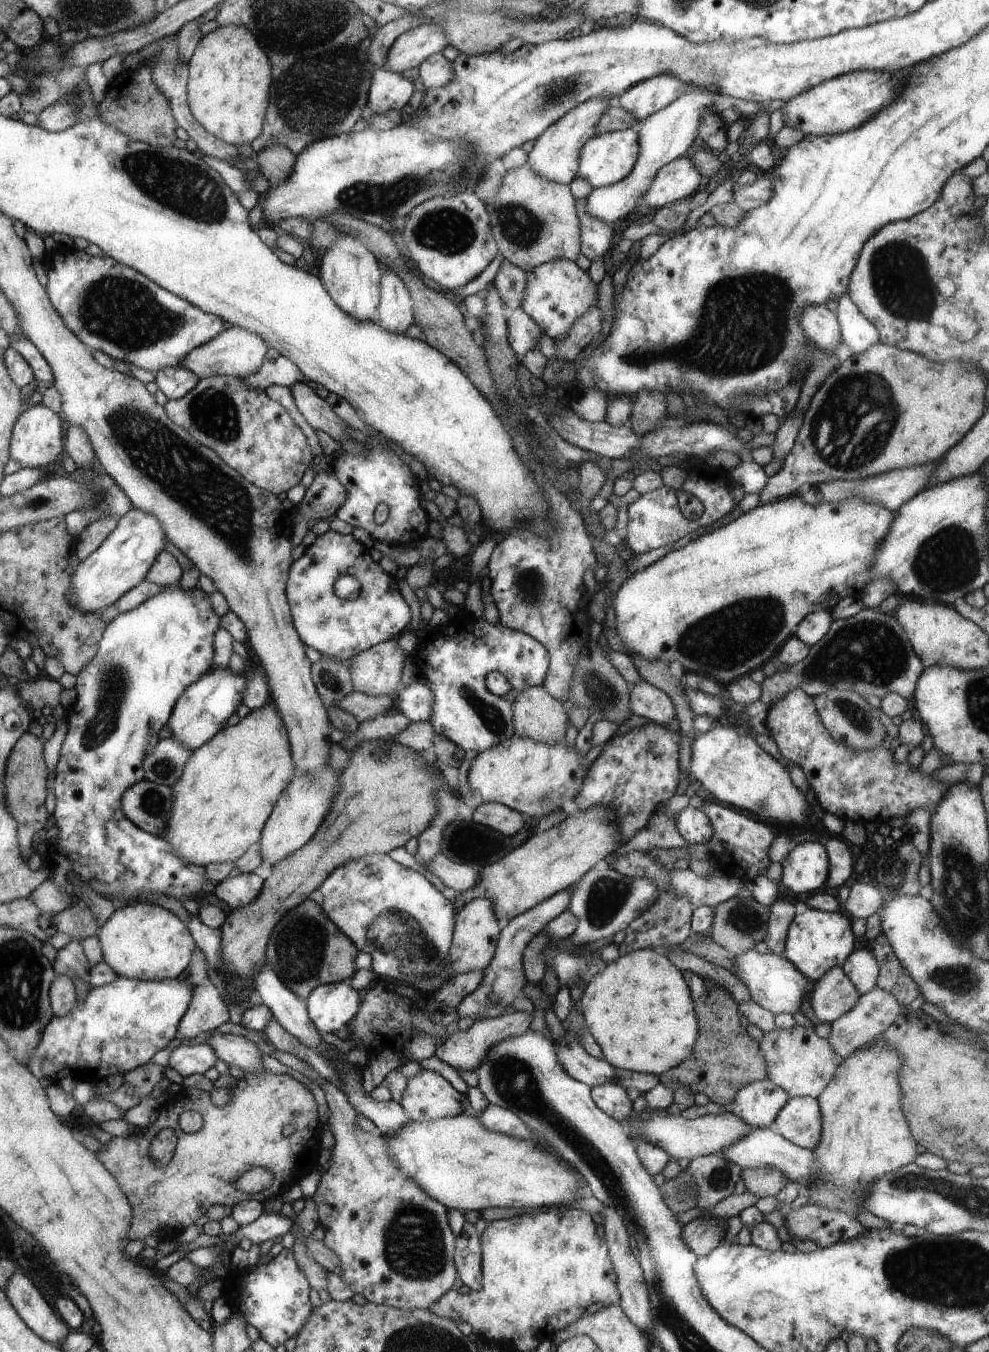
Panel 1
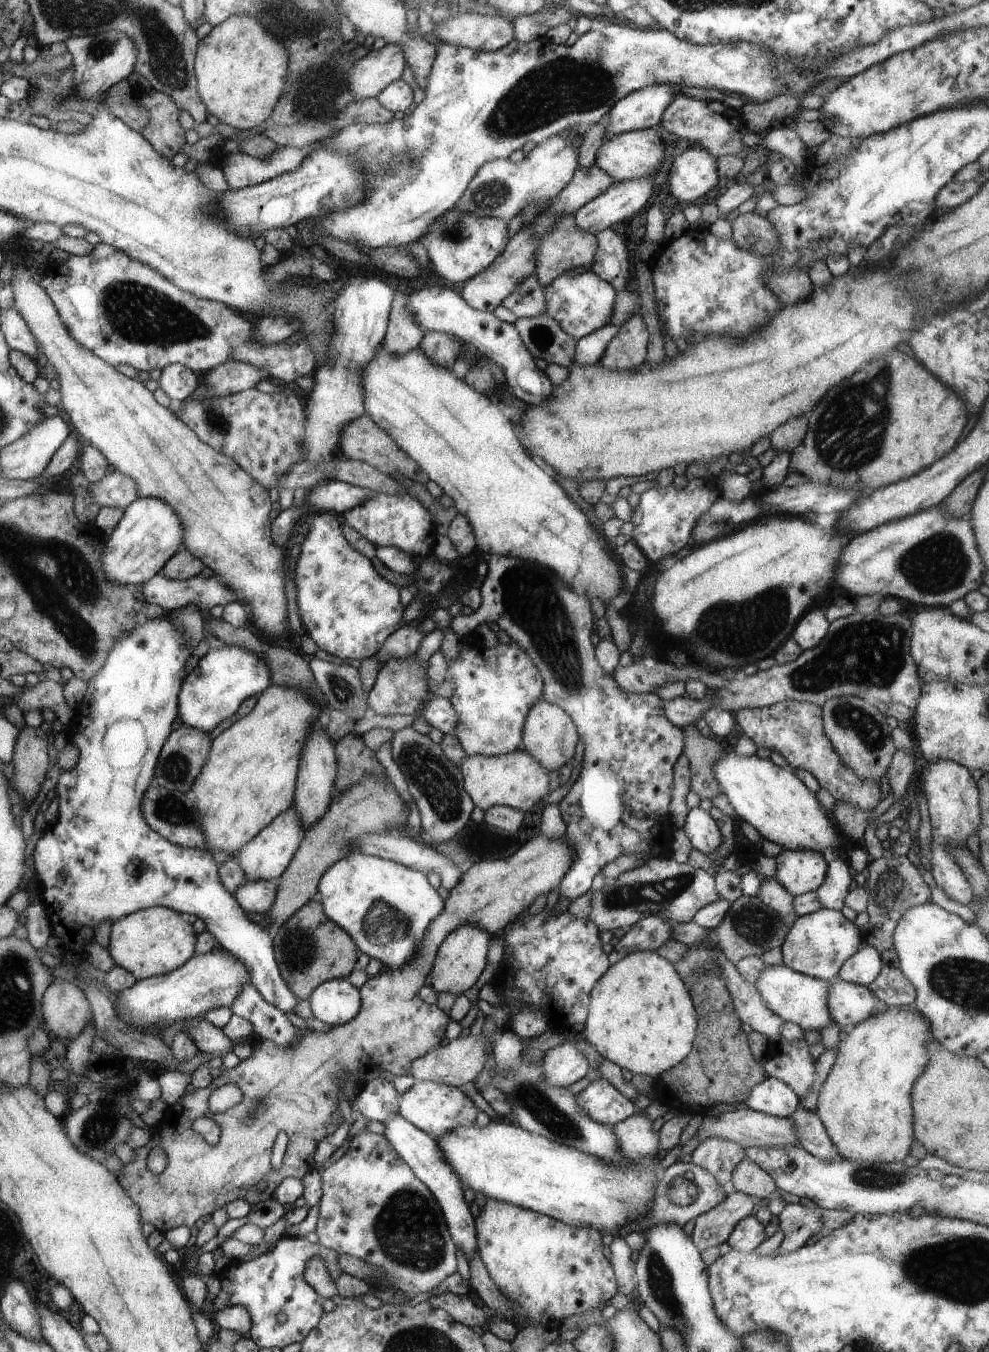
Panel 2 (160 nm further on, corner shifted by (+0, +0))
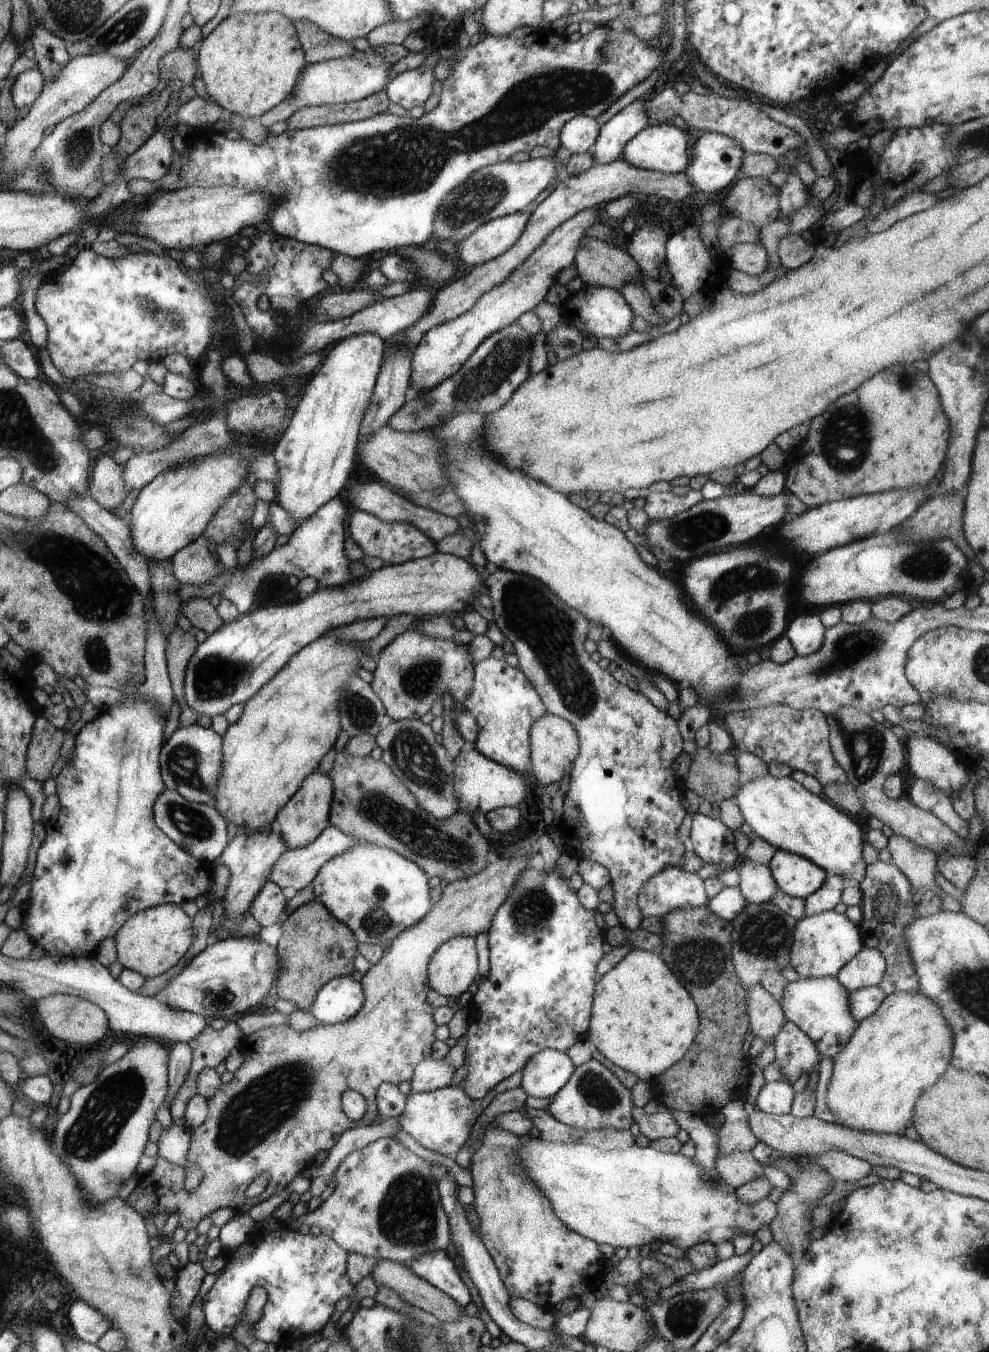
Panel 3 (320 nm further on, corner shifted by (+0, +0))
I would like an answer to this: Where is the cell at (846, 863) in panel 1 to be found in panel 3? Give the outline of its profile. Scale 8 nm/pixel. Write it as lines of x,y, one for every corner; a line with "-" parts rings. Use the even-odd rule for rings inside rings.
827,874
824,884
803,900
803,918
834,909
836,904
841,902
843,890
844,879
835,874

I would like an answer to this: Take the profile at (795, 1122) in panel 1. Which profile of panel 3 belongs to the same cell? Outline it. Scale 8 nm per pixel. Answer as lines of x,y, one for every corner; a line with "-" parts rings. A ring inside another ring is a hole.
826,1151
815,1159
829,1172
835,1181
856,1182
873,1172
873,1167
865,1160
840,1151

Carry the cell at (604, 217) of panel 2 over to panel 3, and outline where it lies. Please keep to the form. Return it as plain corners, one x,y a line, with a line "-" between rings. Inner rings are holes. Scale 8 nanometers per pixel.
584,209
565,220
512,271
507,279
504,279
504,282
494,285
482,294
470,310
428,330
411,354
410,391
417,395
436,388
462,369
465,362
491,334
505,329
517,321
524,312
534,310
546,301
554,279
564,268
575,264
576,250
580,239
585,236
584,230
595,223
595,220
596,212
591,209

